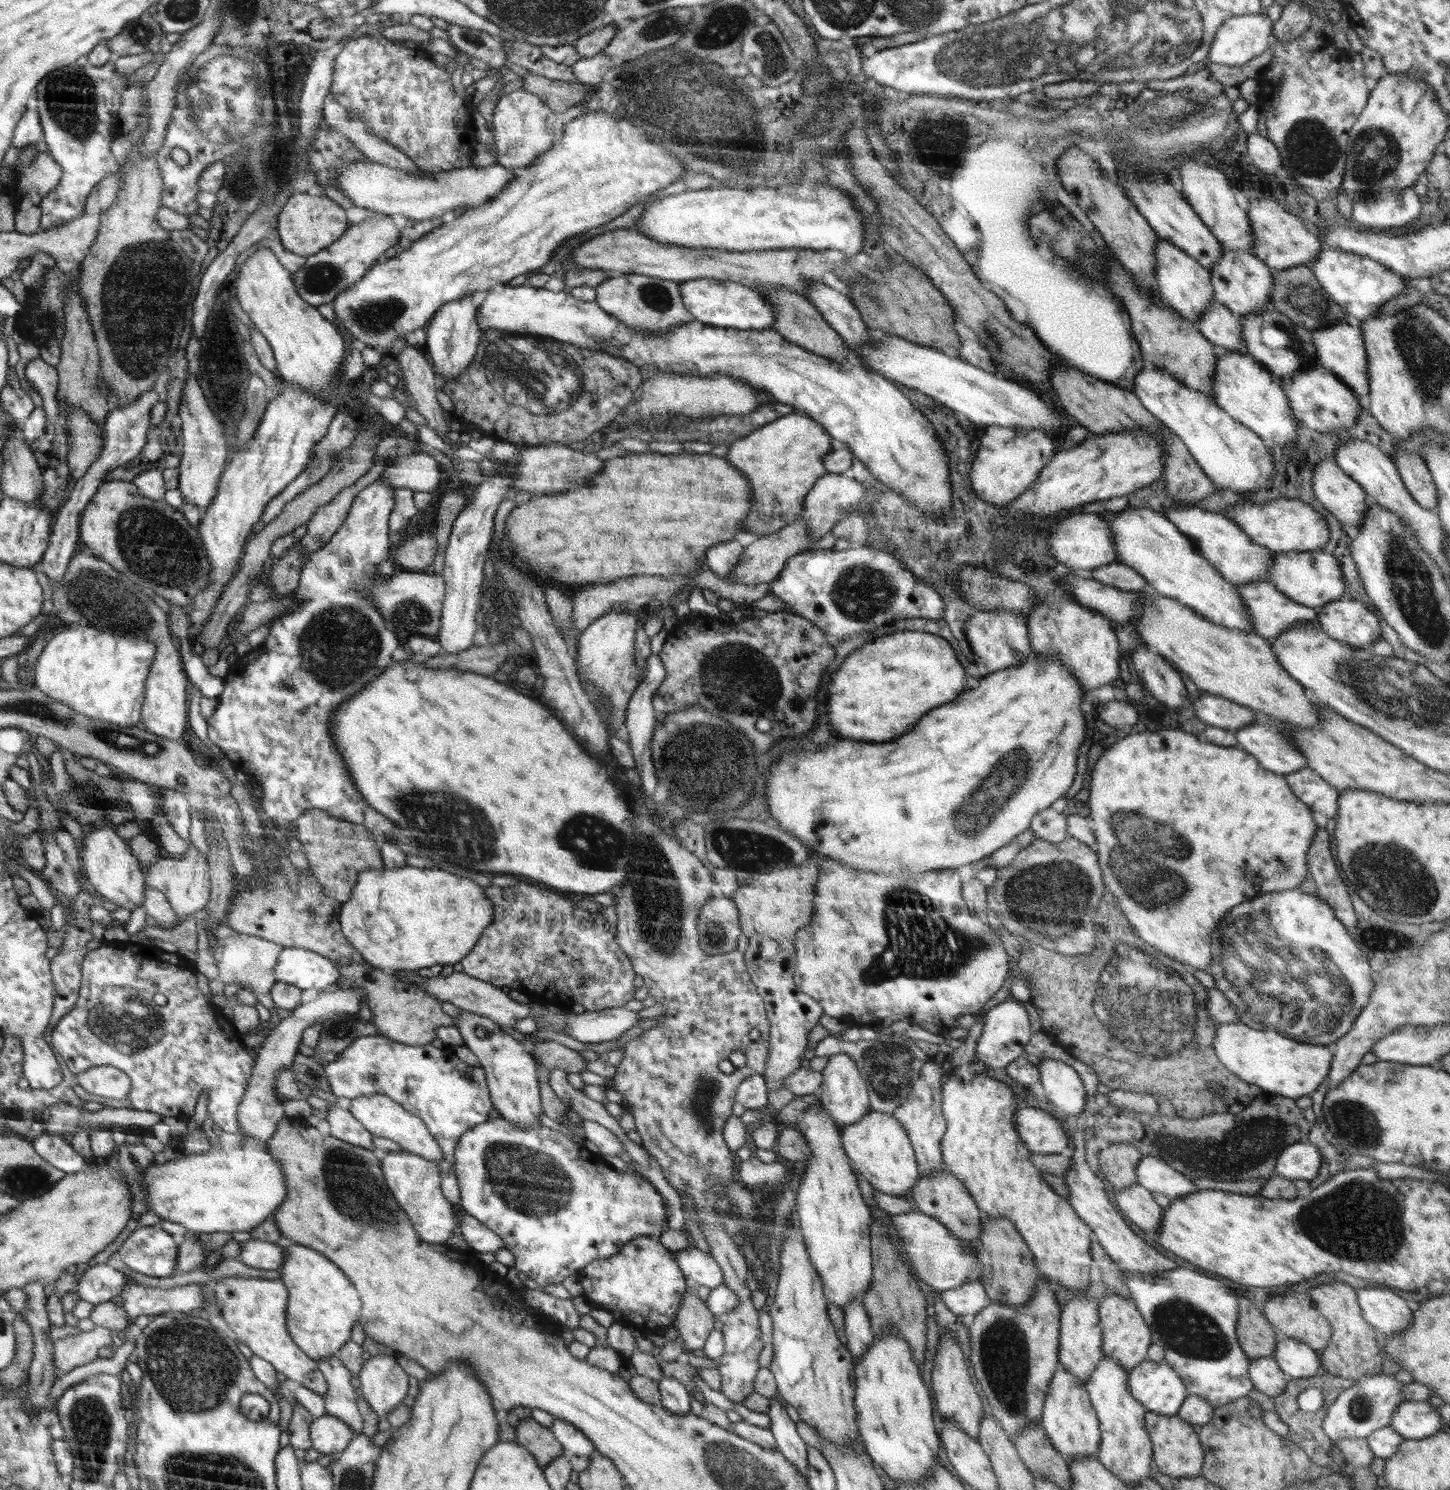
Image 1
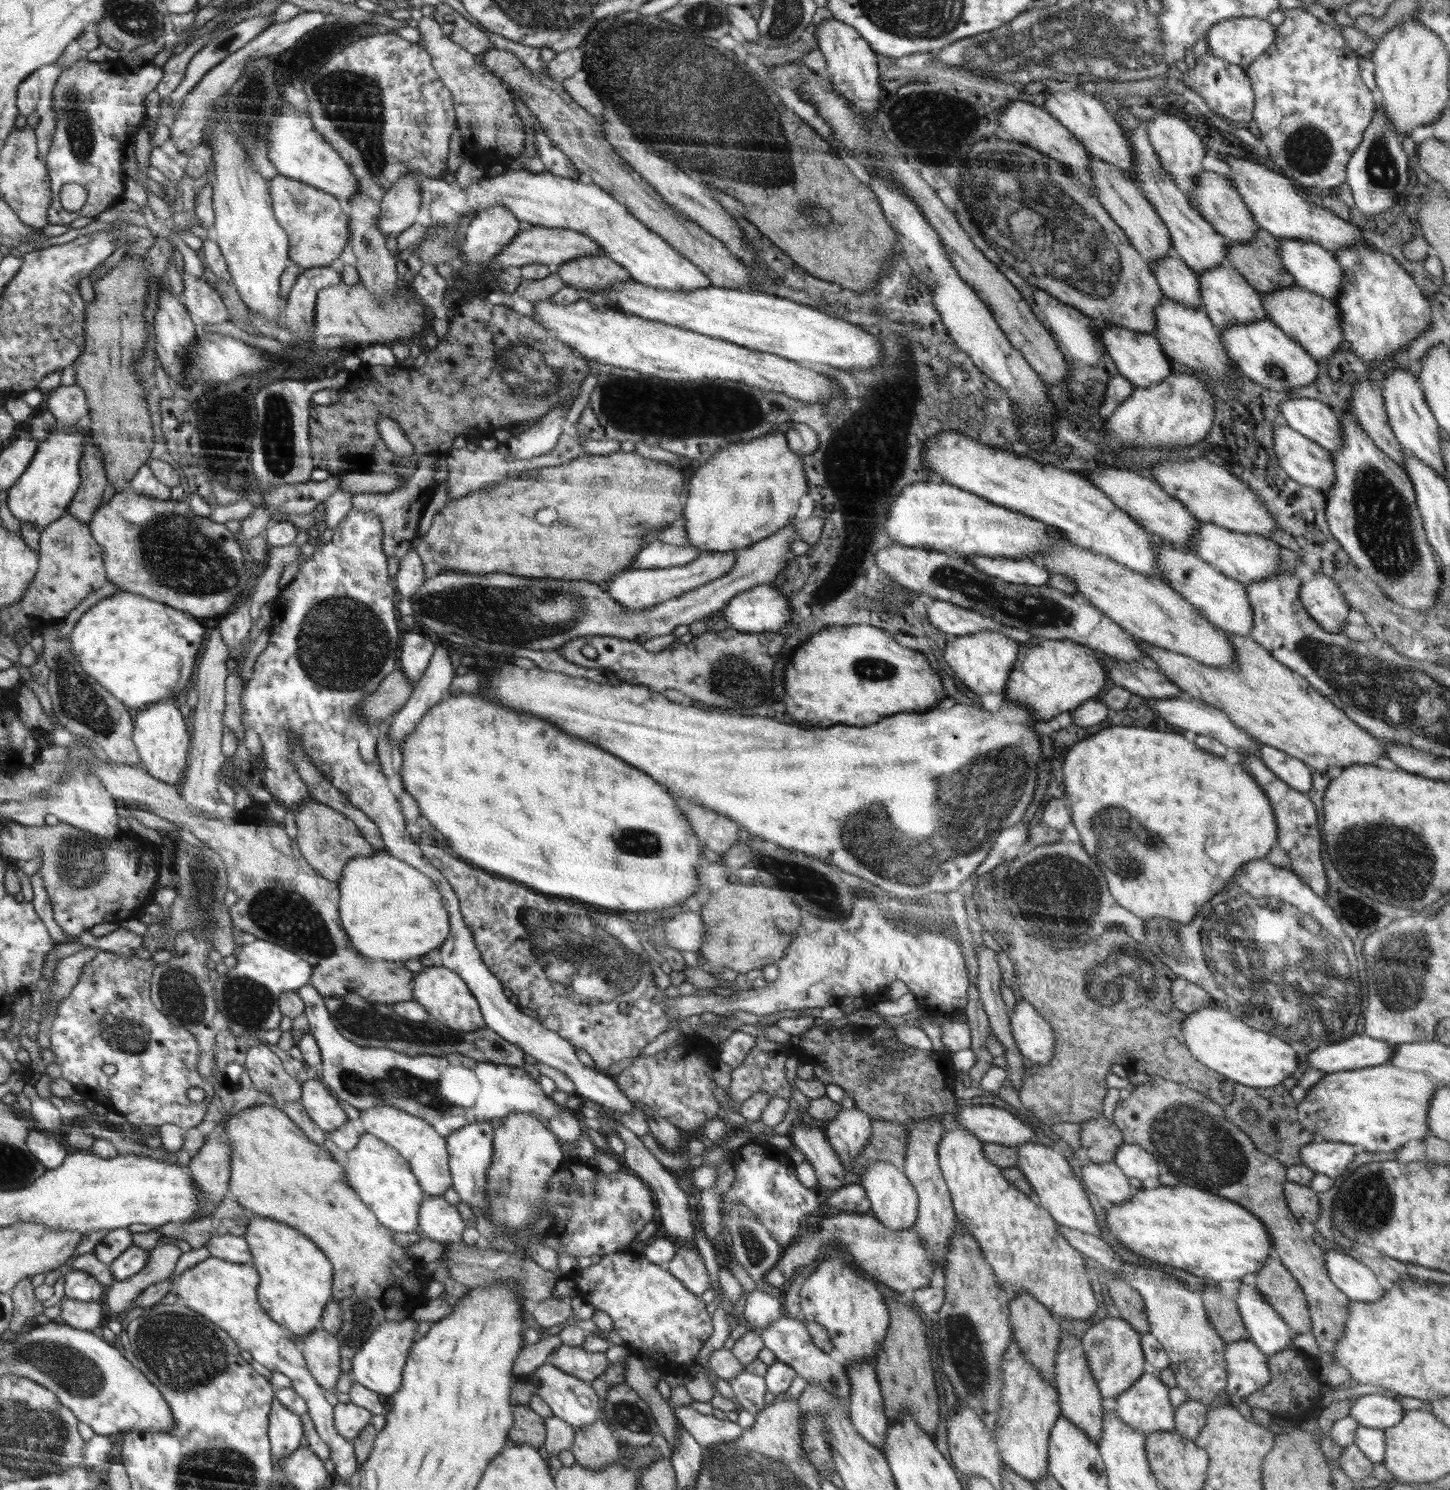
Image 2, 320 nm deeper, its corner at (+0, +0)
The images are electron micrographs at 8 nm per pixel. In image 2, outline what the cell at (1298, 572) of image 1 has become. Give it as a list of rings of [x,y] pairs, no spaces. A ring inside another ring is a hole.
[[[1198,523],[1193,530],[1191,544],[1193,544],[1193,552],[1204,562],[1219,570],[1224,576],[1229,576],[1245,585],[1275,575],[1278,568],[1293,572],[1301,563],[1295,552],[1263,535],[1231,531],[1215,524]]]

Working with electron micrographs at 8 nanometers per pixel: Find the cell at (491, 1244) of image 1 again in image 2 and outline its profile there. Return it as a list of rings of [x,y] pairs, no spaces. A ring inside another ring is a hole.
[[[442,1196],[424,1200],[420,1212],[420,1231],[422,1236],[446,1243],[460,1241],[464,1222],[454,1206],[450,1206]]]

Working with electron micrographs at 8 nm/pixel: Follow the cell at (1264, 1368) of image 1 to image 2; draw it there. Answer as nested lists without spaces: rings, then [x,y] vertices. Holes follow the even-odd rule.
[[[1248,1339],[1226,1344],[1223,1356],[1227,1374],[1225,1390],[1234,1408],[1246,1395],[1268,1384],[1270,1371],[1267,1357]]]

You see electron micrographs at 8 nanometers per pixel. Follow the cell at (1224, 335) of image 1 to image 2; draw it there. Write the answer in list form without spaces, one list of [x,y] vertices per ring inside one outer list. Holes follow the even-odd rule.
[[[1170,248],[1155,262],[1153,275],[1164,296],[1186,308],[1200,309],[1200,287],[1197,274]]]

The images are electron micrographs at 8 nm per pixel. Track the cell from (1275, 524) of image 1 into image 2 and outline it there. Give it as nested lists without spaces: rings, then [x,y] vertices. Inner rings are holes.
[[[1208,460],[1158,461],[1151,469],[1151,479],[1157,482],[1170,496],[1177,498],[1186,510],[1202,523],[1215,524],[1231,531],[1263,535],[1275,529],[1274,517],[1266,510],[1264,503],[1242,480],[1234,478],[1226,468],[1210,464]]]

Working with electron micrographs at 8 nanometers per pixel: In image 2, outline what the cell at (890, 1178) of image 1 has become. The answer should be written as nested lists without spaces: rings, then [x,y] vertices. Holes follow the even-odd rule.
[[[879,1161],[866,1167],[866,1170],[855,1180],[866,1192],[866,1197],[871,1203],[873,1217],[877,1218],[886,1228],[904,1230],[913,1226],[917,1219],[919,1199],[912,1183],[904,1175],[904,1170],[894,1167],[891,1163]]]

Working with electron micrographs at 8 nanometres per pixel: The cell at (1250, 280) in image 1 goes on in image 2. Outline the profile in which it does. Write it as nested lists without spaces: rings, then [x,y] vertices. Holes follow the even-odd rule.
[[[1127,107],[1119,109],[1118,114],[1122,118],[1121,129],[1127,136],[1127,140],[1131,142],[1133,156],[1135,156],[1135,174],[1136,179],[1140,181],[1139,190],[1144,194],[1146,200],[1154,206],[1156,213],[1168,229],[1173,250],[1196,274],[1221,265],[1223,260],[1227,258],[1230,242],[1216,233],[1211,224],[1206,222],[1195,209],[1192,209],[1186,195],[1178,190],[1176,184],[1172,182],[1170,174],[1160,166],[1158,155],[1154,152],[1147,135],[1147,127],[1140,124],[1136,116]]]

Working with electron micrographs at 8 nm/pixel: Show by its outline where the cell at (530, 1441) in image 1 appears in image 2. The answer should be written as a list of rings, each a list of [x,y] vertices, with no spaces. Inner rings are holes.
[[[516,1405],[514,1408],[515,1423],[510,1431],[512,1442],[526,1442],[534,1447],[544,1444],[548,1438],[548,1430],[544,1430],[544,1418],[538,1416],[534,1409],[526,1405]]]

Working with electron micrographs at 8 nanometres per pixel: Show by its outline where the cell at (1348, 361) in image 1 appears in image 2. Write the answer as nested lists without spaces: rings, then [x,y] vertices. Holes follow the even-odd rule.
[[[1298,286],[1262,293],[1262,299],[1262,307],[1270,322],[1283,330],[1315,359],[1328,358],[1338,347],[1342,346],[1344,340],[1340,313],[1333,301],[1326,300],[1327,298]]]

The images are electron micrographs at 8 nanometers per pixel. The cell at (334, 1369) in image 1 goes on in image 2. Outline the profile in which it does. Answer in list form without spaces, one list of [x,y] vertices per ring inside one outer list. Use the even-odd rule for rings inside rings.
[[[318,1328],[303,1338],[306,1364],[322,1388],[335,1394],[336,1383],[340,1378],[341,1356],[338,1337],[327,1330]]]

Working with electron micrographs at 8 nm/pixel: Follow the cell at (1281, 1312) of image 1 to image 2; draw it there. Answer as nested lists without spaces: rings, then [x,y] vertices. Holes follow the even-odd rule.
[[[1275,1255],[1267,1258],[1266,1266],[1256,1272],[1255,1279],[1256,1288],[1265,1301],[1294,1333],[1310,1331],[1312,1320],[1302,1287]]]

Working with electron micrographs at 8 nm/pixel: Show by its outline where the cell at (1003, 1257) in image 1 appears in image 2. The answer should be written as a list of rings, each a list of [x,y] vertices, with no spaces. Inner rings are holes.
[[[1021,1292],[1012,1298],[1009,1304],[1009,1311],[1013,1340],[1019,1346],[1022,1356],[1026,1359],[1026,1362],[1029,1362],[1038,1371],[1038,1374],[1046,1382],[1054,1385],[1055,1362],[1062,1333],[1060,1320],[1027,1292]]]

